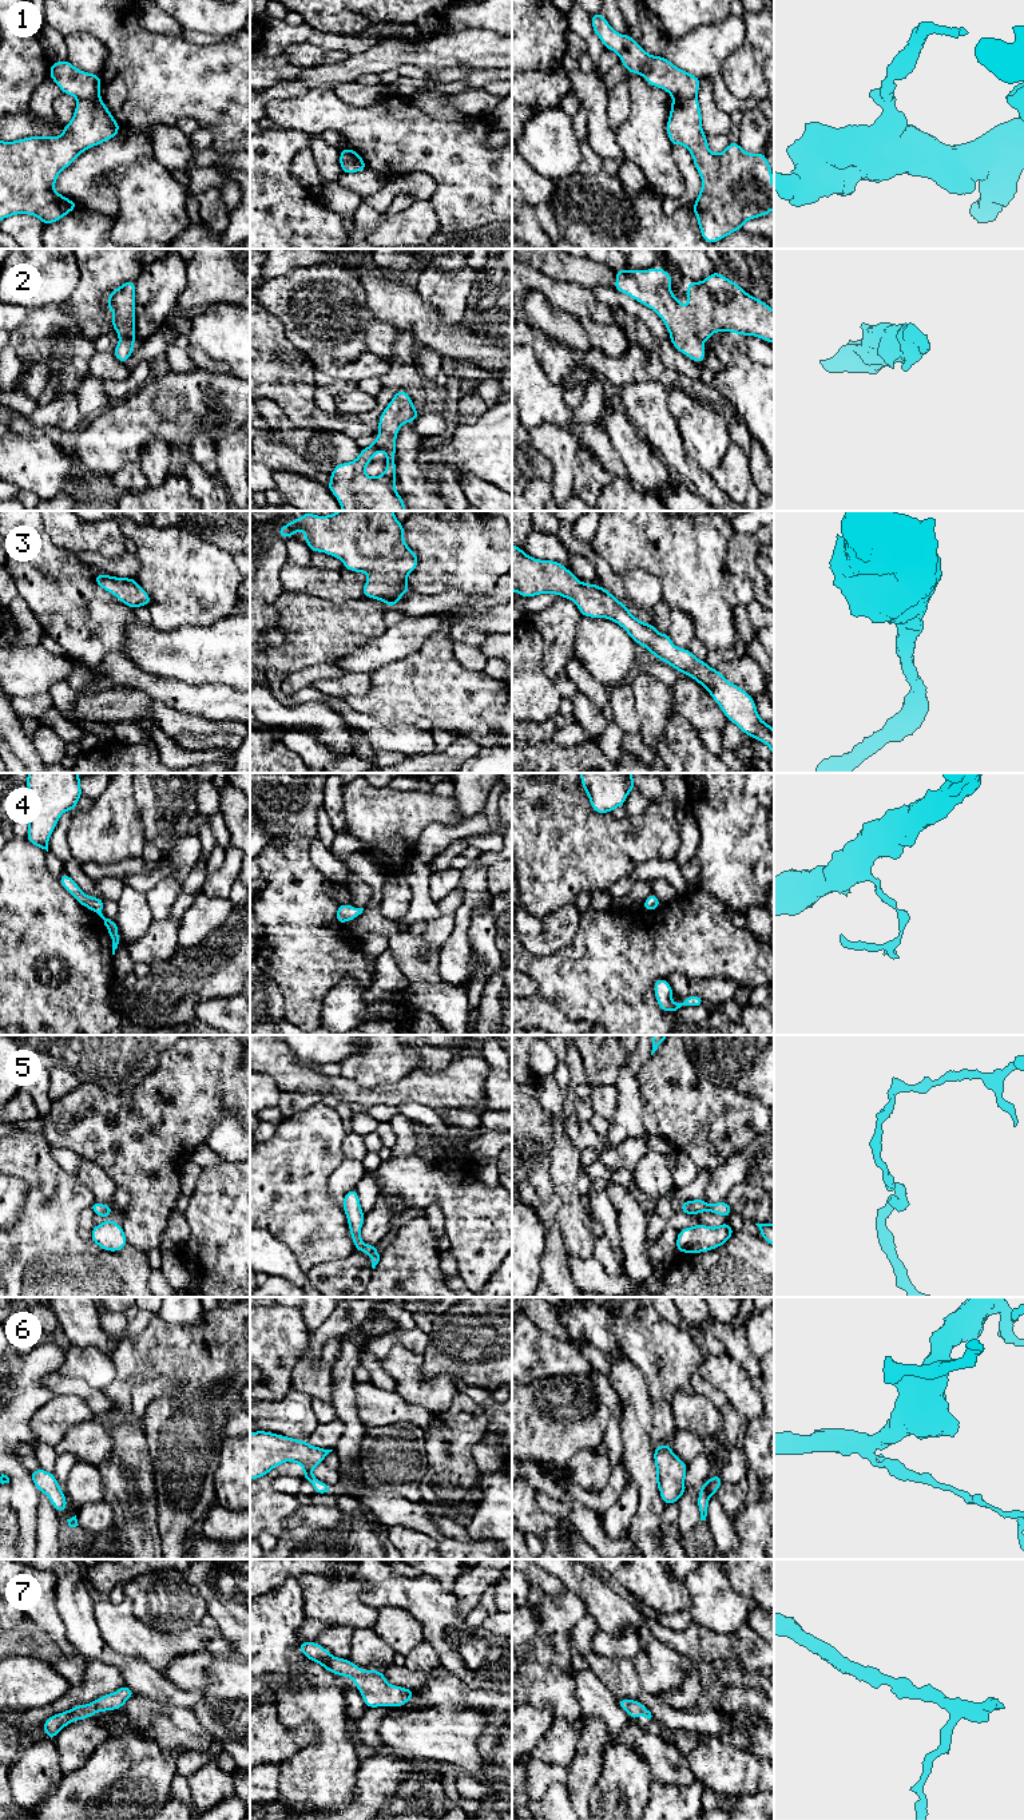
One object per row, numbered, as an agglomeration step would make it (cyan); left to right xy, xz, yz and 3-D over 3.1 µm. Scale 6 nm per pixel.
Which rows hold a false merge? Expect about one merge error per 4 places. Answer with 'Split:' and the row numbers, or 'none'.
Split: 1

